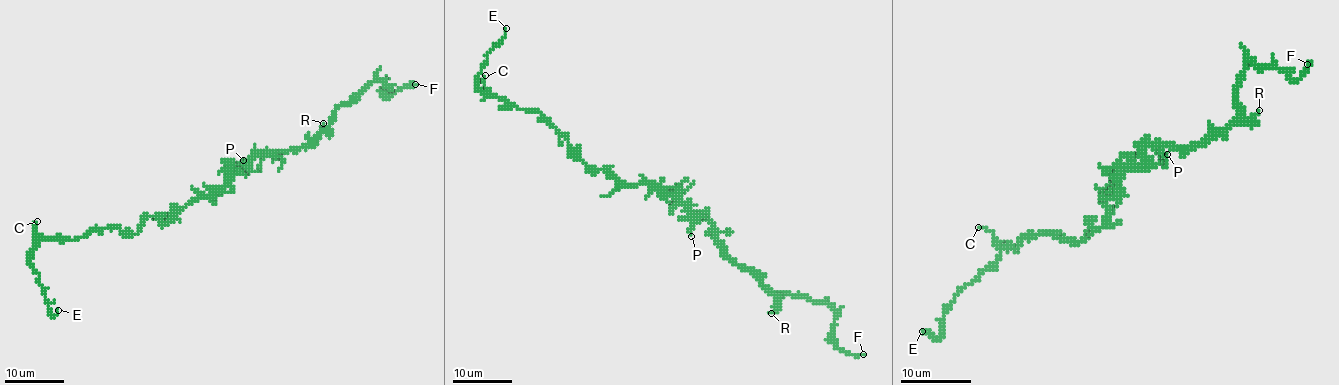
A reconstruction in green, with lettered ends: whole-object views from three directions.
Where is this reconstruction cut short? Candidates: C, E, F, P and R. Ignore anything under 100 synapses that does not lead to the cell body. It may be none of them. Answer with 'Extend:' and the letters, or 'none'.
Extend: E

